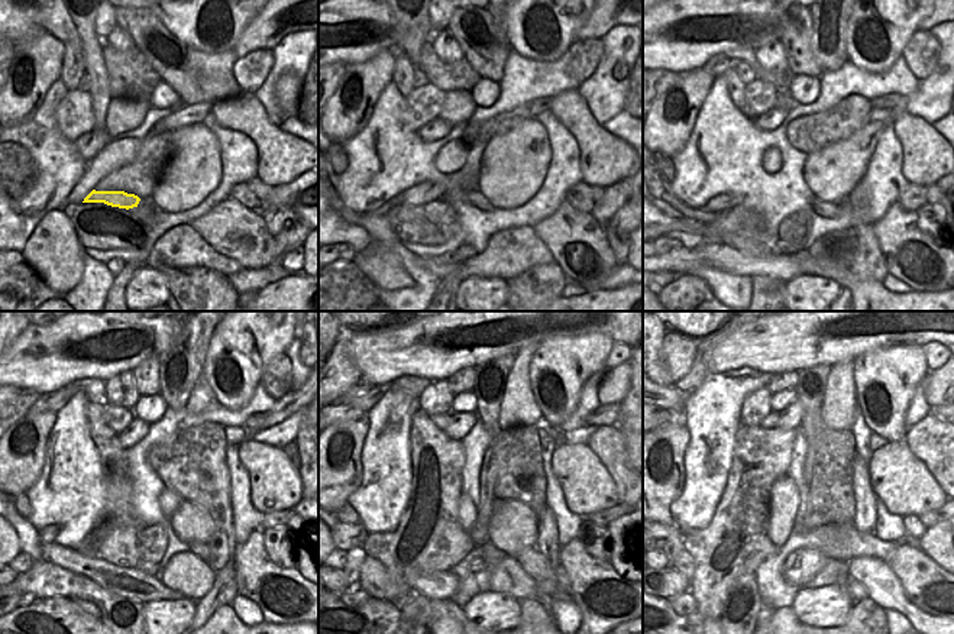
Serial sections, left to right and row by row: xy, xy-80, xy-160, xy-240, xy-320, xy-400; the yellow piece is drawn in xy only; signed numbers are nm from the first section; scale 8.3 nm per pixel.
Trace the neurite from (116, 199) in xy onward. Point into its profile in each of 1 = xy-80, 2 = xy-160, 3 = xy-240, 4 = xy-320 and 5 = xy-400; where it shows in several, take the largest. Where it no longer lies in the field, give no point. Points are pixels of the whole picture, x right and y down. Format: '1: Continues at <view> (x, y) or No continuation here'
1: Continues at xy-80 (475, 197)
2: Continues at xy-160 (830, 210)
3: Continues at xy-240 (201, 550)
4: Continues at xy-320 (533, 562)
5: Continues at xy-400 (883, 588)

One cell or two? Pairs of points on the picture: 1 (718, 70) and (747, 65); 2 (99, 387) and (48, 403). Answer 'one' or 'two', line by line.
1: one
2: one

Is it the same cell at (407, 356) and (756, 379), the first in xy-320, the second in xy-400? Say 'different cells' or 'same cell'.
different cells

